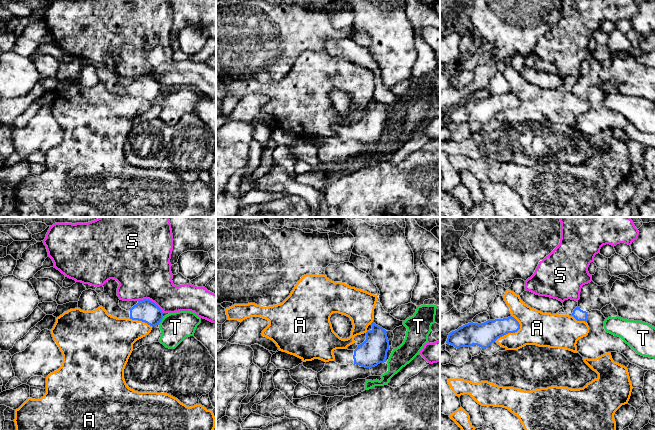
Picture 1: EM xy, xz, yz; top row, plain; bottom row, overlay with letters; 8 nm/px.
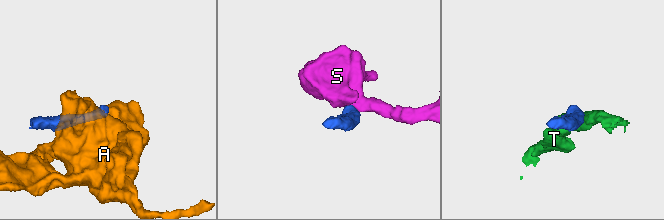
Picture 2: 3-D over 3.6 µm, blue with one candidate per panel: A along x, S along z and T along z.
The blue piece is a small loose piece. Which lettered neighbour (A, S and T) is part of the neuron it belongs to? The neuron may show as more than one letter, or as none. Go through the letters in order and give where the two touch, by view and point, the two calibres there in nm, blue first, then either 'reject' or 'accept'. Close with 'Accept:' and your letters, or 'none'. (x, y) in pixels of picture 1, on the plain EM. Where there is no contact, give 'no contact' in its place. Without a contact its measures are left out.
A: contact yz (512, 108); calibres 190 and 280 nm; reject
S: contact xy (150, 76); calibres 180 and 440 nm; reject
T: contact xy (160, 97); calibres 180 and 240 nm; reject
Accept: none

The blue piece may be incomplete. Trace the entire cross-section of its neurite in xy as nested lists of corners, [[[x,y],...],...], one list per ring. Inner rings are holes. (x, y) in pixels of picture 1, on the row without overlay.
[[[110,55],[104,61],[104,67],[99,69],[97,76],[109,91],[117,94],[130,94],[147,99],[150,102],[159,101],[163,95],[163,88],[151,76],[139,76],[129,87],[119,82],[119,73],[117,72],[117,64],[119,59]]]

